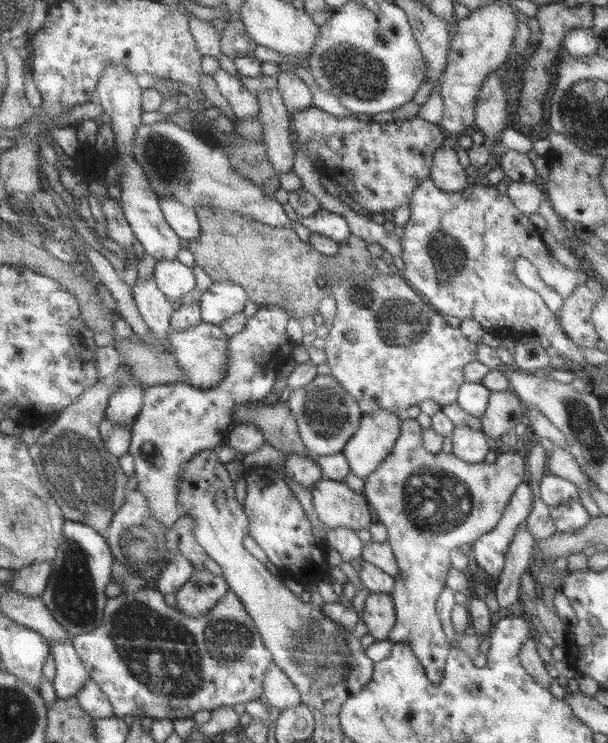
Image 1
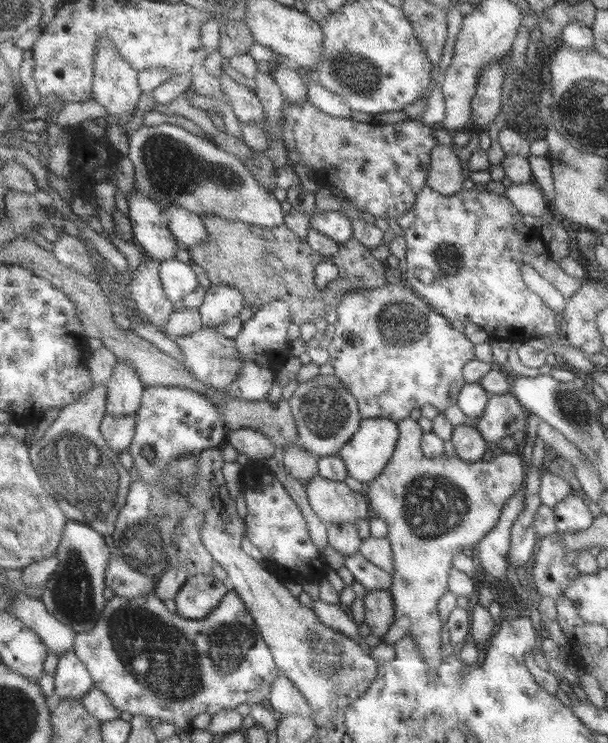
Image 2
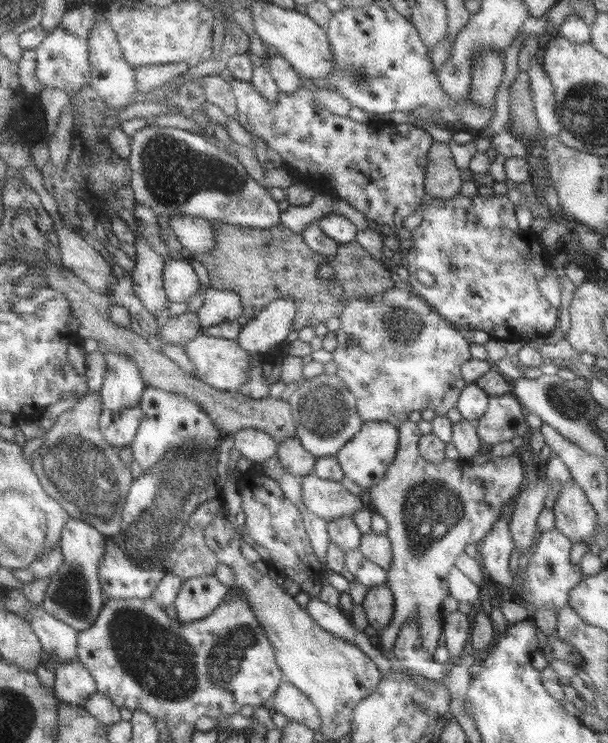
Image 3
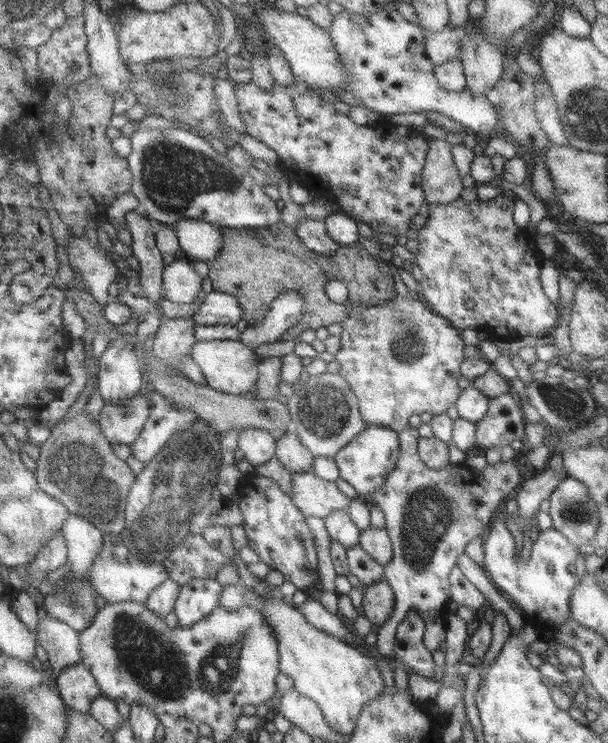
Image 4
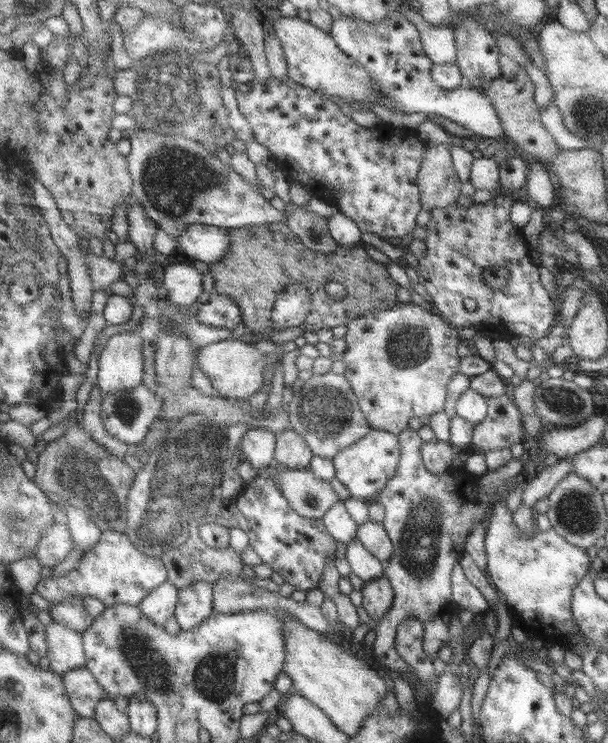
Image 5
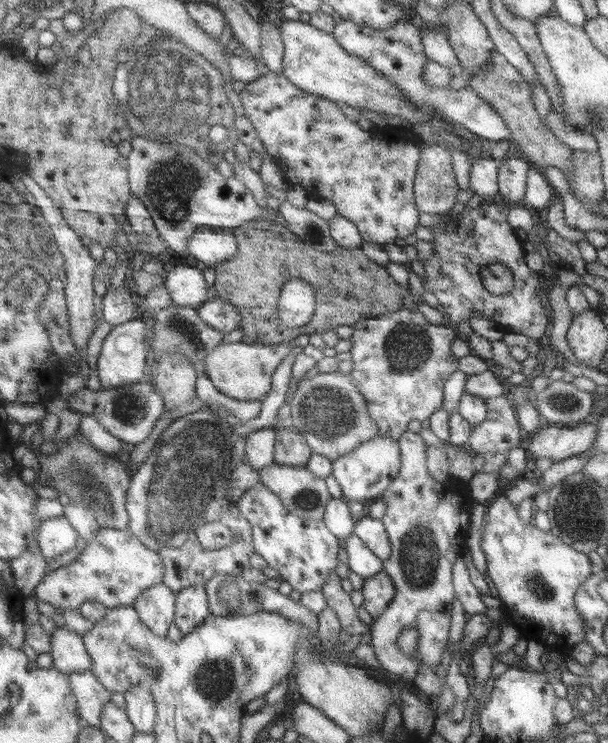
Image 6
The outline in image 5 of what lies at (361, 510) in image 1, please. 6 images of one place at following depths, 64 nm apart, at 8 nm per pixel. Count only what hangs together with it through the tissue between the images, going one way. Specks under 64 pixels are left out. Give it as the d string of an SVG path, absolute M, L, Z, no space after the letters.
M275 467L271 477L297 513L308 519L321 520L333 504L341 501L331 482L319 478L310 468Z

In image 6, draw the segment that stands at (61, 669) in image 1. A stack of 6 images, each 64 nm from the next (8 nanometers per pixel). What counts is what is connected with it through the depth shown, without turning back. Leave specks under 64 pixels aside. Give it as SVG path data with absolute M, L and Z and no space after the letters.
M93 671L70 674L69 680L71 680L73 694L77 696L82 718L91 726L101 727L103 707L111 701L113 692L95 676Z

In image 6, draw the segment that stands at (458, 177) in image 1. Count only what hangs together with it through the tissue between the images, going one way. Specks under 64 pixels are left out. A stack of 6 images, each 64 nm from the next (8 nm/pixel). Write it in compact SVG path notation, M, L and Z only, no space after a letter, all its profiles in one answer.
M443 144L424 146L415 180L414 197L419 211L445 214L457 204L459 192L452 149Z

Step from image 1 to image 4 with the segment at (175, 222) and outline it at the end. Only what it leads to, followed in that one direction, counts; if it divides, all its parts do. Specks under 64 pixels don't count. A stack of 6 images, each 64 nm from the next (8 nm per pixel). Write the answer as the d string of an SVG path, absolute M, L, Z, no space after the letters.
M183 219L175 230L181 250L192 258L207 262L217 259L223 250L225 236L218 225L201 219Z

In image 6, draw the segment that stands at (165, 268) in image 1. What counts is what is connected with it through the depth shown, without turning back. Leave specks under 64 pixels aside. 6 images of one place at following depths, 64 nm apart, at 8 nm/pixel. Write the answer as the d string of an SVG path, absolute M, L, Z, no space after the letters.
M185 264L176 265L164 277L173 304L179 307L201 307L210 297L203 271Z

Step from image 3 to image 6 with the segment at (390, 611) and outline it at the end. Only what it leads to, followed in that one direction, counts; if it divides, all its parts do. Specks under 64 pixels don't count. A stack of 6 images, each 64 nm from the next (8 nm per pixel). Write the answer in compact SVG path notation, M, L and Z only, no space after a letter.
M385 570L366 578L362 592L365 598L364 608L373 618L379 618L385 613L397 595L394 580Z

